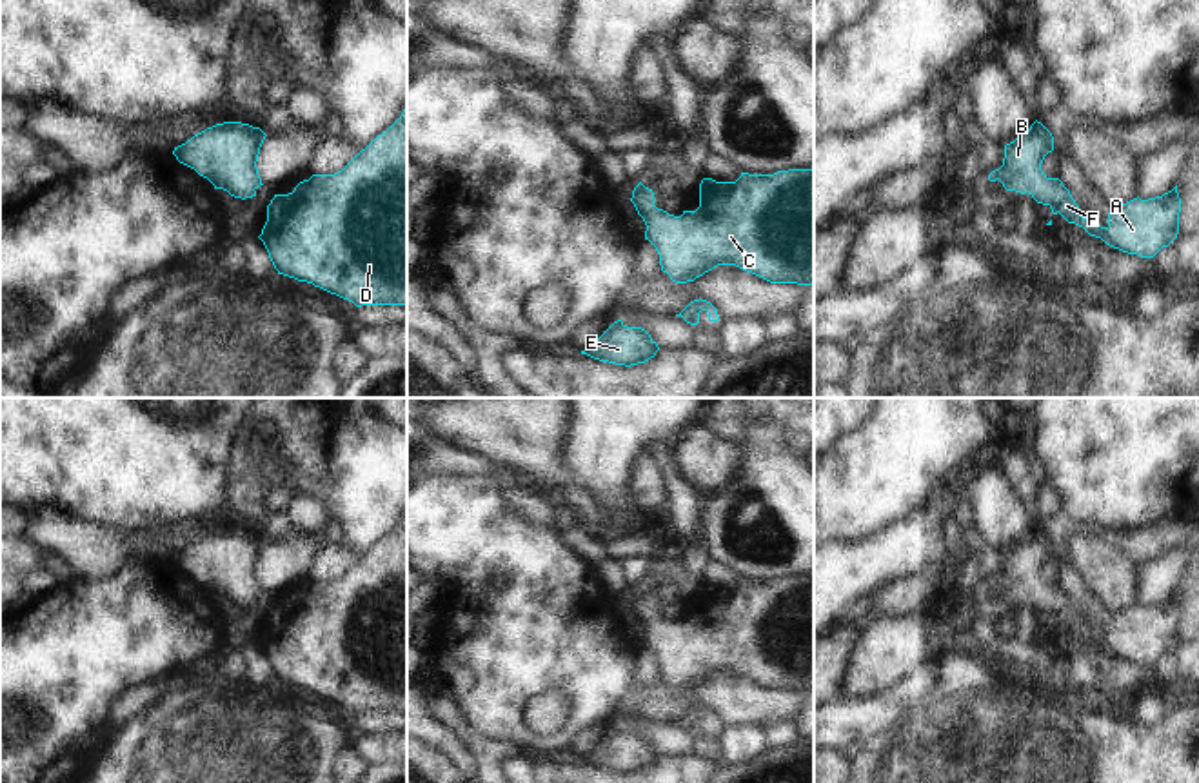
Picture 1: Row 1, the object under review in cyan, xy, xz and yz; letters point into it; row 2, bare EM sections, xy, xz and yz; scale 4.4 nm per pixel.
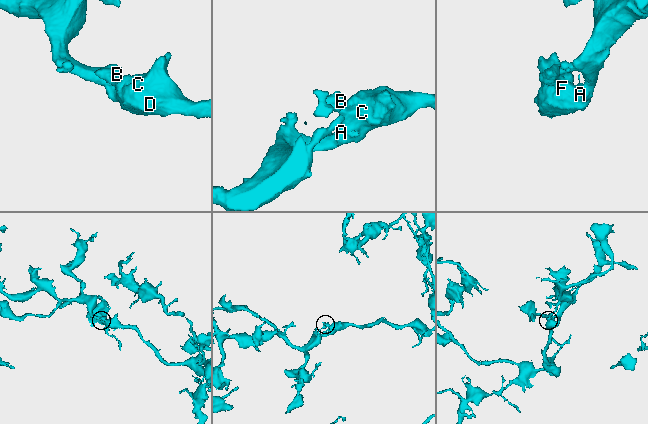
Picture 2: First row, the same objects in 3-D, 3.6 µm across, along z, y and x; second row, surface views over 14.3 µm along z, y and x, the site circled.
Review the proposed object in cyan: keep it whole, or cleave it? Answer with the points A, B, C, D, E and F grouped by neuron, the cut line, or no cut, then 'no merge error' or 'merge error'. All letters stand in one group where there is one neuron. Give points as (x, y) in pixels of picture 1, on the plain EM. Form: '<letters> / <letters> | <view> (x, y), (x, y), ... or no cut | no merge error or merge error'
A B C D E F | no cut | no merge error

